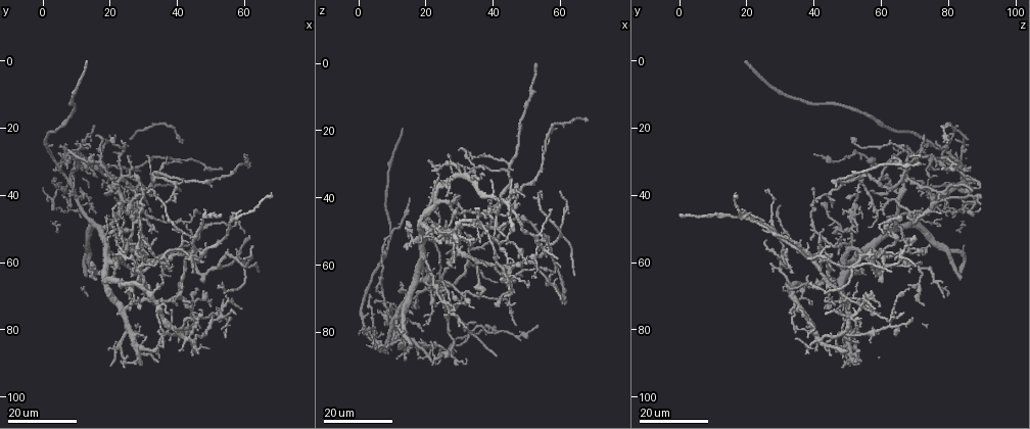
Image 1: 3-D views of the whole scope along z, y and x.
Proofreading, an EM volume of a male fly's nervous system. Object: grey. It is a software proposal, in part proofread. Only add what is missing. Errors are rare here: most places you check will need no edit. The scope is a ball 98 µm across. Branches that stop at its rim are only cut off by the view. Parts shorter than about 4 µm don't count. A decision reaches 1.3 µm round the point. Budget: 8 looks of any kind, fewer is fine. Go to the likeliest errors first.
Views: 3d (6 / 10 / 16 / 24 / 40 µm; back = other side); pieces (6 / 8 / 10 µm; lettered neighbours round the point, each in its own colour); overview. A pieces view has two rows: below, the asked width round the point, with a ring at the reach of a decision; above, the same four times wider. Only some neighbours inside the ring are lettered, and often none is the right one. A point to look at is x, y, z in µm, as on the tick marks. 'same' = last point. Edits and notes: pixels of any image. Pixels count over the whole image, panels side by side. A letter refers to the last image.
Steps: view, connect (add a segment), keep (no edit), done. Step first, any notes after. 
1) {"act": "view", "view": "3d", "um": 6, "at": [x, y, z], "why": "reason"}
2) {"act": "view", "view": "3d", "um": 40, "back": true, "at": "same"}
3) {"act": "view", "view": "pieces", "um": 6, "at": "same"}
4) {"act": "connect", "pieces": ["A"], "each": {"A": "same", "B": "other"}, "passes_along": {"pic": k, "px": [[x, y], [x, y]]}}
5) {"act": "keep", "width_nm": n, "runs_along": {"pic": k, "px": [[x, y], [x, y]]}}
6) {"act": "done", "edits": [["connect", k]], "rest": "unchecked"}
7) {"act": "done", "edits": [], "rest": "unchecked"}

{"act": "view", "view": "3d", "um": 24, "at": [31.5, 39.5, 26.0], "why": "end of a long branch"}

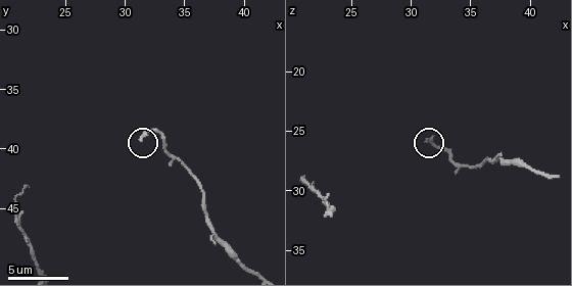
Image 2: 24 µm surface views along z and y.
{"act": "view", "view": "pieces", "um": 8, "at": [31.2, 39.0, 25.6]}

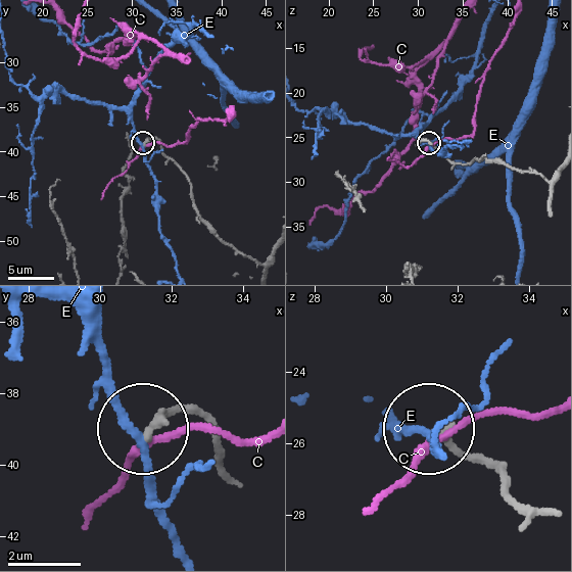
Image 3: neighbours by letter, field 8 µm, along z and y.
{"act": "keep", "each": {"C": "other", "E": "other"}, "found": "none of them fits"}

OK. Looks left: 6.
{"act": "view", "view": "3d", "um": 24, "at": [37.0, 75.5, 33.5]}

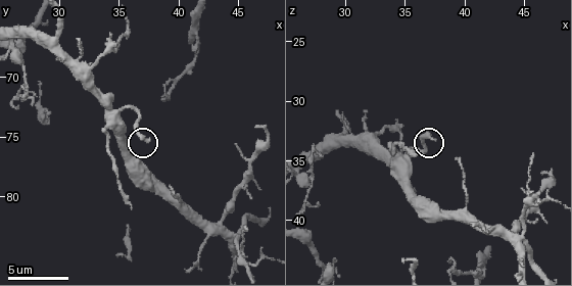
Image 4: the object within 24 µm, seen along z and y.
{"act": "view", "view": "pieces", "um": 8, "at": [37.6, 75.4, 33.0], "why": "what lies round it"}

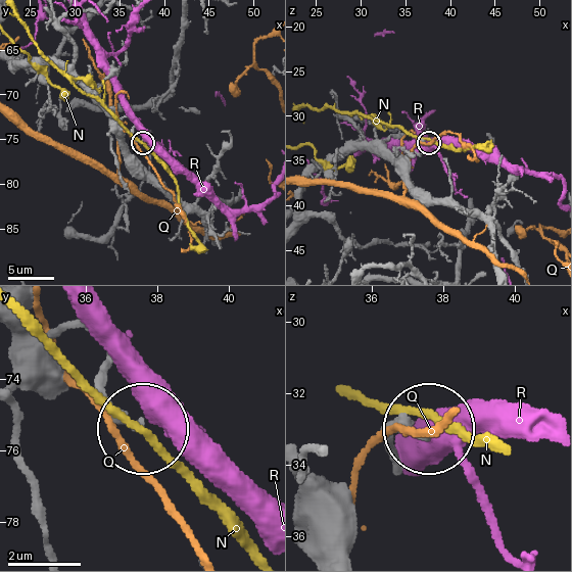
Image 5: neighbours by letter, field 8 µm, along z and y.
{"act": "keep", "each": {"N": "other", "Q": "other", "R": "other"}, "found": "none of them fits"}

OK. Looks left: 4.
{"act": "view", "view": "pieces", "um": 10, "at": [35.8, 80.8, 34.4]}

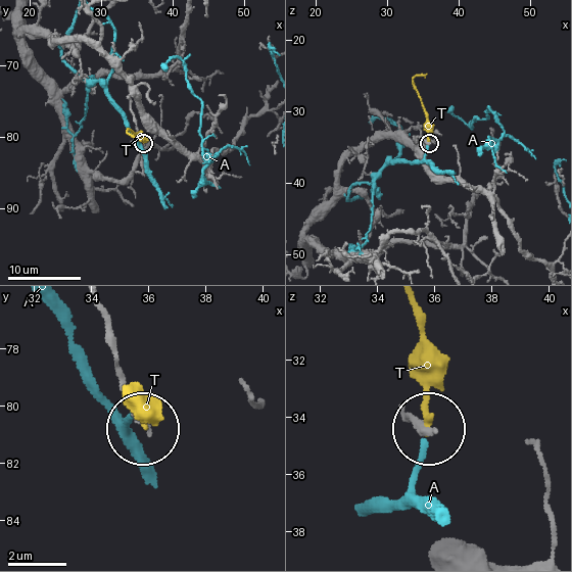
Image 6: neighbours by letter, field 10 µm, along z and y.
{"act": "keep", "width_nm": 230, "each": {"A": "other", "T": "other"}, "found": "none of them fits"}

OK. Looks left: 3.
{"act": "view", "view": "3d", "um": 16, "at": [48.5, 58.0, 59.0], "why": "tapers out"}

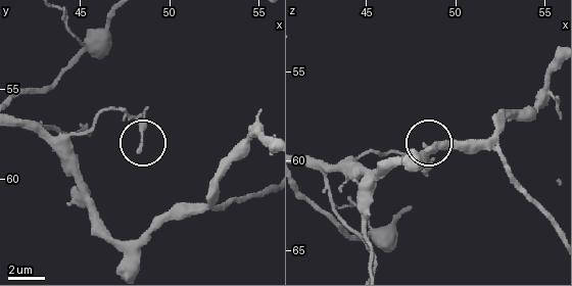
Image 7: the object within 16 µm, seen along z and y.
{"act": "view", "view": "pieces", "um": 6, "at": [48.2, 58.4, 59.2]}

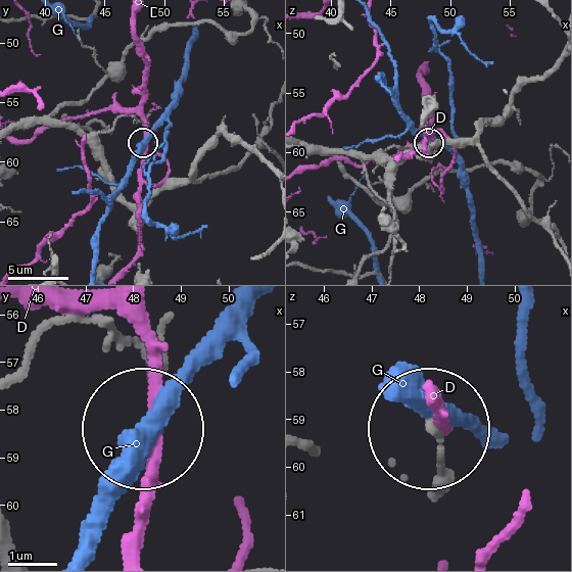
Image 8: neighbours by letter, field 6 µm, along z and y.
{"act": "keep", "each": {"D": "other", "G": "other"}, "runs_along": {"pic": 8, "px": [[435, 476], [443, 456], [431, 432]]}, "found": "none of them fits"}

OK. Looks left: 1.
{"act": "done", "edits": [], "rest": "unchecked"}

